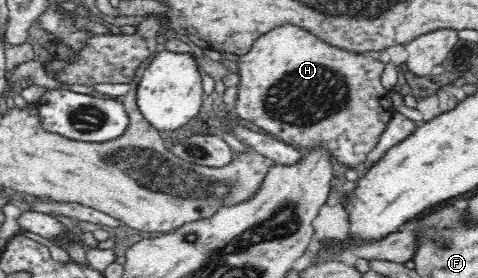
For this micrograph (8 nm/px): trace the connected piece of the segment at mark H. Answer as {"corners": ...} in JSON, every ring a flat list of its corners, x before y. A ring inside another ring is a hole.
{"corners":[[282,24,276,26,272,30,268,30,266,34,262,34,252,42,250,50,246,54,238,56,238,62,232,63,233,70,240,77,240,84,238,84,238,98,235,103,236,115,242,120,248,120,252,125,256,125,259,129,266,131,269,136,276,137,280,141,291,145,292,147,302,147,307,149,324,149,330,153,330,157,334,157,336,162,344,165,347,168,354,169,359,164,366,160,367,154,372,152,380,142,380,136,384,134,388,124,390,124,393,114,396,112,393,107,393,102,389,97,389,90,386,90,381,84,381,78,385,65,371,56,371,52,352,52,344,48,337,48,333,44,328,44,320,40,315,34,309,32,301,26,295,24]]}

